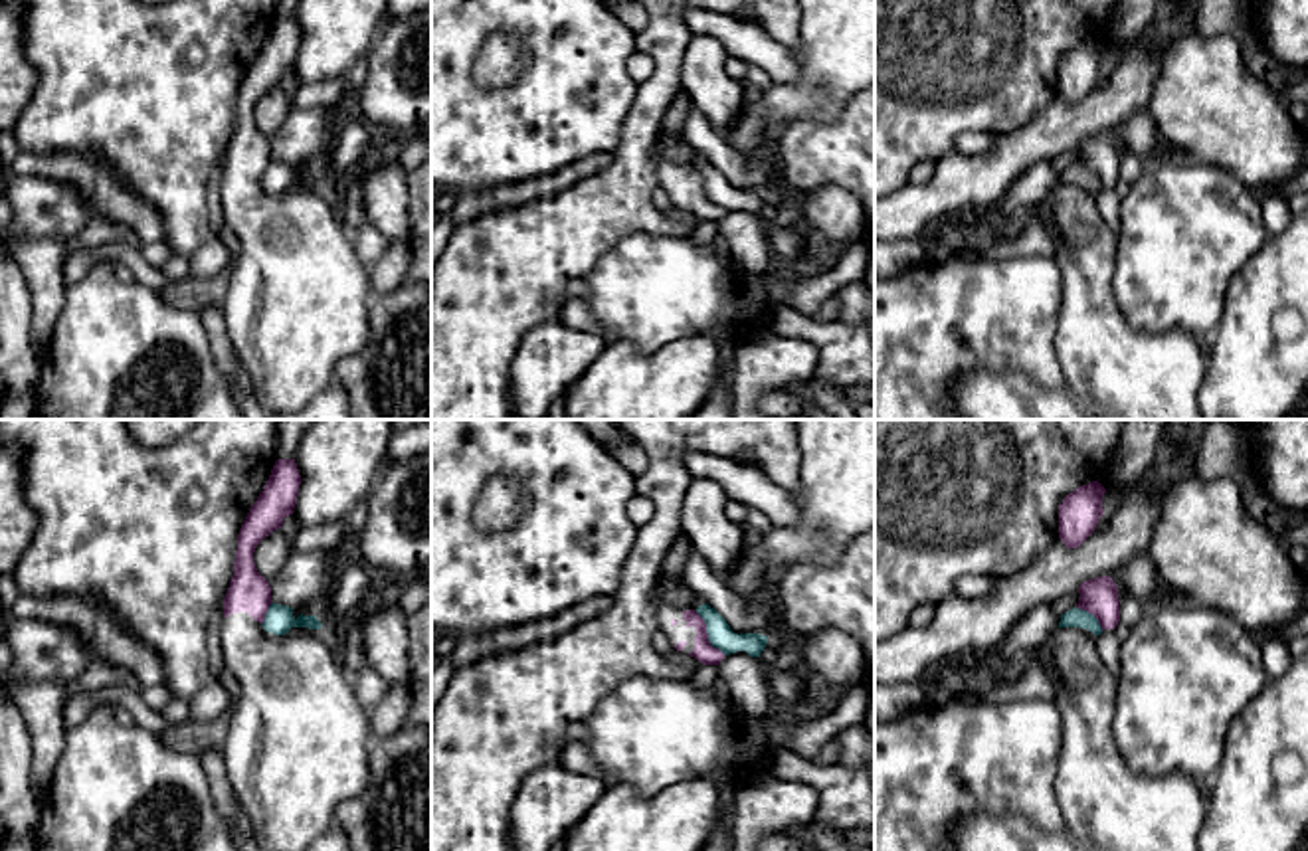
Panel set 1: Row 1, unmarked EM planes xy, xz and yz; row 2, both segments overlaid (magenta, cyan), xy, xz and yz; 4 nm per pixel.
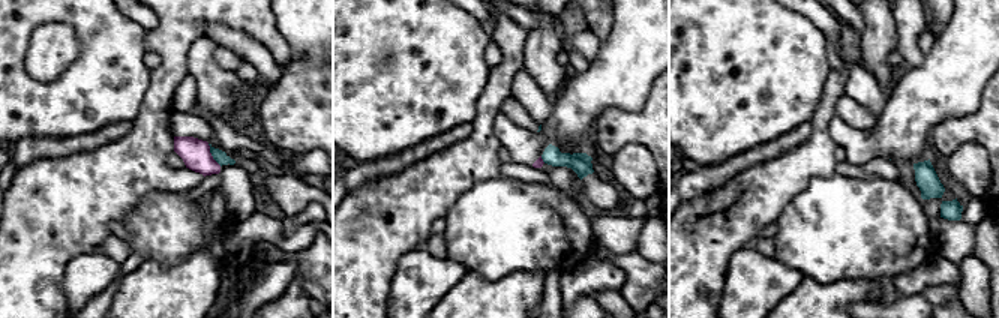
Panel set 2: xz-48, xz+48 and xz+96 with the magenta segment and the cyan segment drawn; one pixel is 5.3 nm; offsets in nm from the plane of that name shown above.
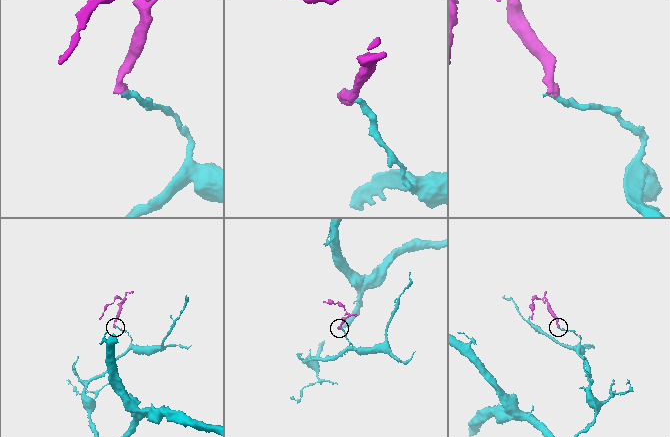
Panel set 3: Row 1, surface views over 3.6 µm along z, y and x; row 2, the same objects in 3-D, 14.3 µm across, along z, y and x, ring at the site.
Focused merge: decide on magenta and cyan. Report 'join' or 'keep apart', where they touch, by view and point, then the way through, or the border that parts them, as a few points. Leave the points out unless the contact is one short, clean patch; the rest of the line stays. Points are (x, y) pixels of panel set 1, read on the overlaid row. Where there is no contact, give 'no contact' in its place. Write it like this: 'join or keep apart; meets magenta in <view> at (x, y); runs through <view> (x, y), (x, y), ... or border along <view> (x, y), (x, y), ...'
keep apart; meets magenta in xz at (707, 636); border along xz (695, 612), (705, 624), (707, 640), (725, 654)

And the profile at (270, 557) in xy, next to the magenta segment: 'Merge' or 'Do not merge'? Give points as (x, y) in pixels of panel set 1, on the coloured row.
Do not merge

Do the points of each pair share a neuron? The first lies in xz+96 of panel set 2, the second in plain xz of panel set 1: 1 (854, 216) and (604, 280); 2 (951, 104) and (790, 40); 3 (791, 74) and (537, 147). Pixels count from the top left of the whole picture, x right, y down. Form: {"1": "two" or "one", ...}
{"1": "one", "2": "two", "3": "one"}

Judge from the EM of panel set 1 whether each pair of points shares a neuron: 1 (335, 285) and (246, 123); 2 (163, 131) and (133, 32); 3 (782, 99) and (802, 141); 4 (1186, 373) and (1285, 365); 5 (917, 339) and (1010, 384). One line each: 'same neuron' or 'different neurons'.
1: same neuron
2: same neuron
3: different neurons
4: different neurons
5: different neurons

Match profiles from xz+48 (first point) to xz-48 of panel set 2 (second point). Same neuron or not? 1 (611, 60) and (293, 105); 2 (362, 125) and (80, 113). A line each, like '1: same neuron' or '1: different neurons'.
1: different neurons
2: same neuron

